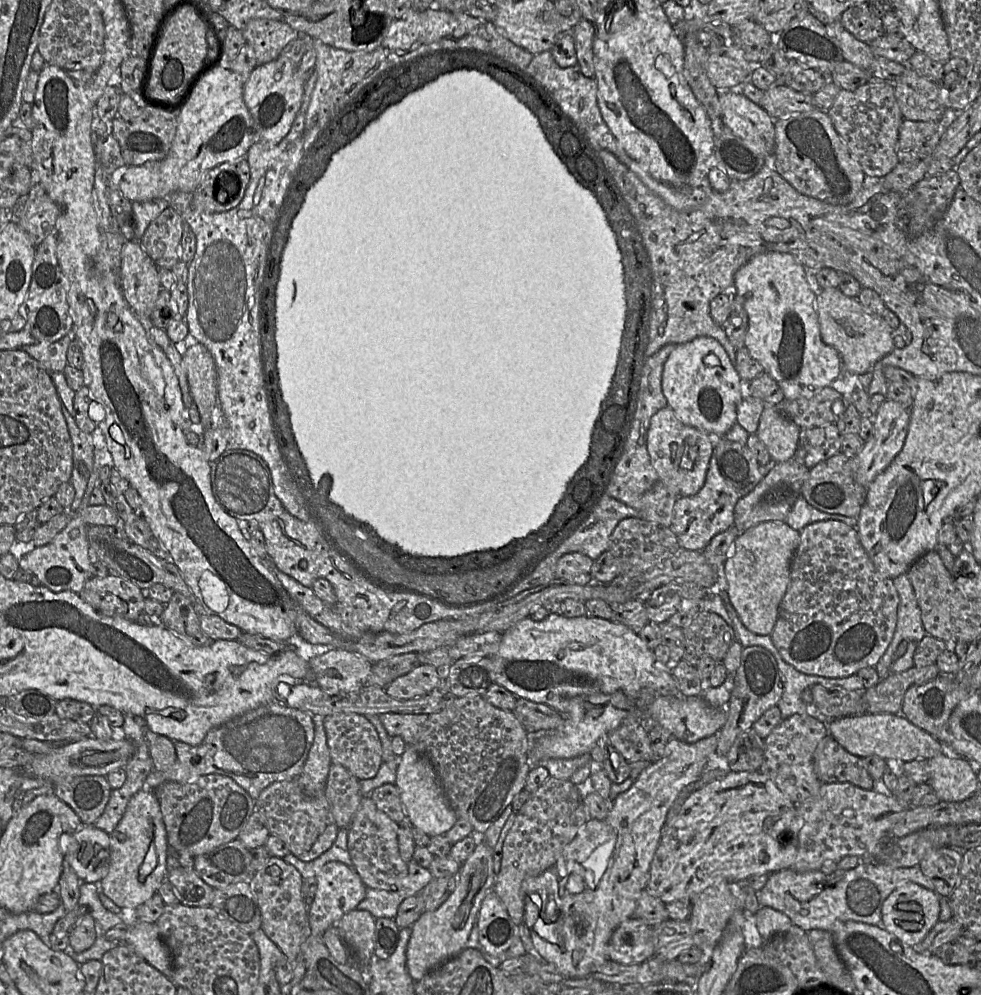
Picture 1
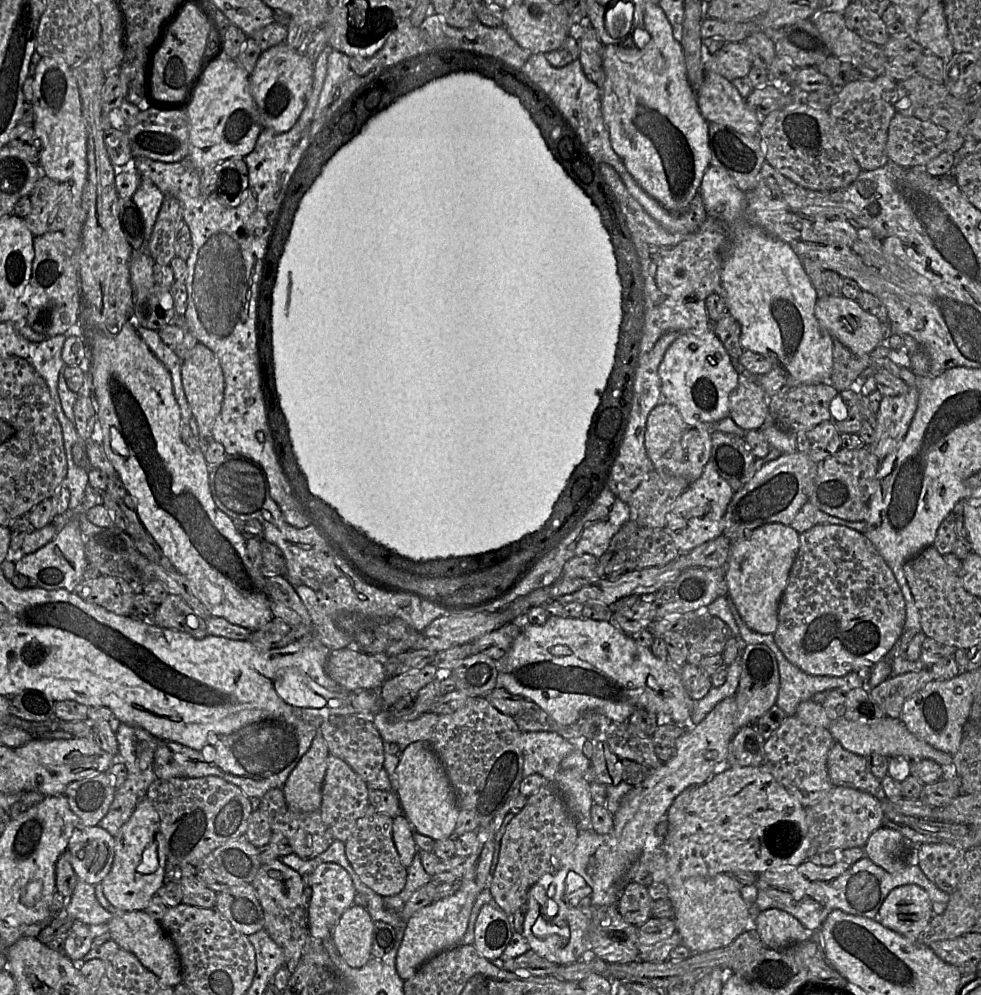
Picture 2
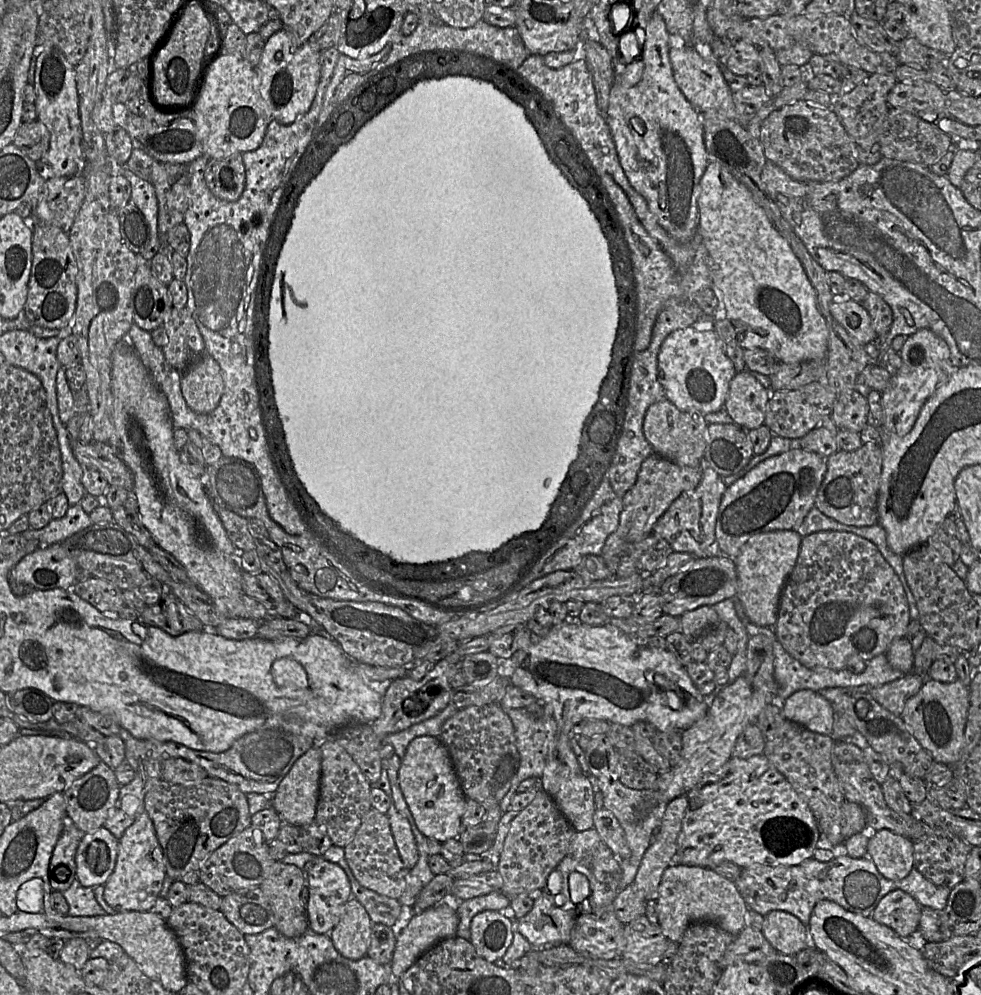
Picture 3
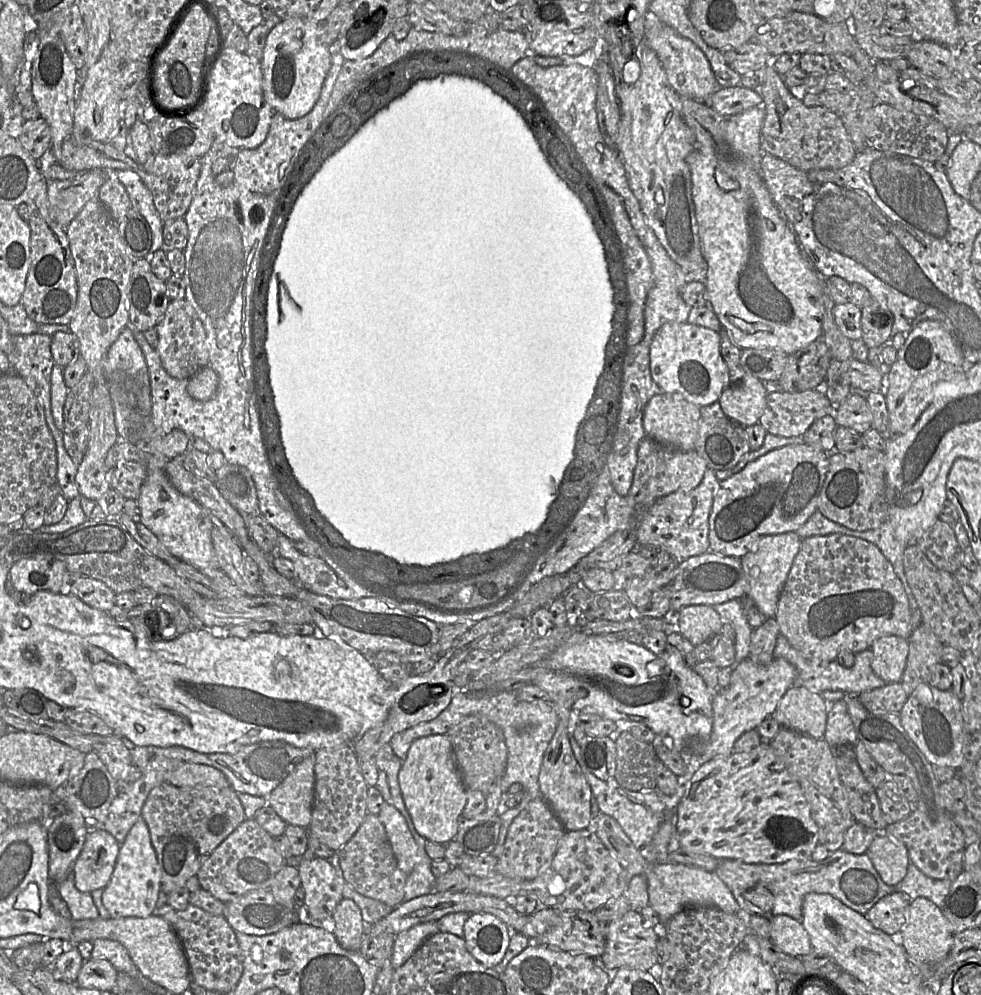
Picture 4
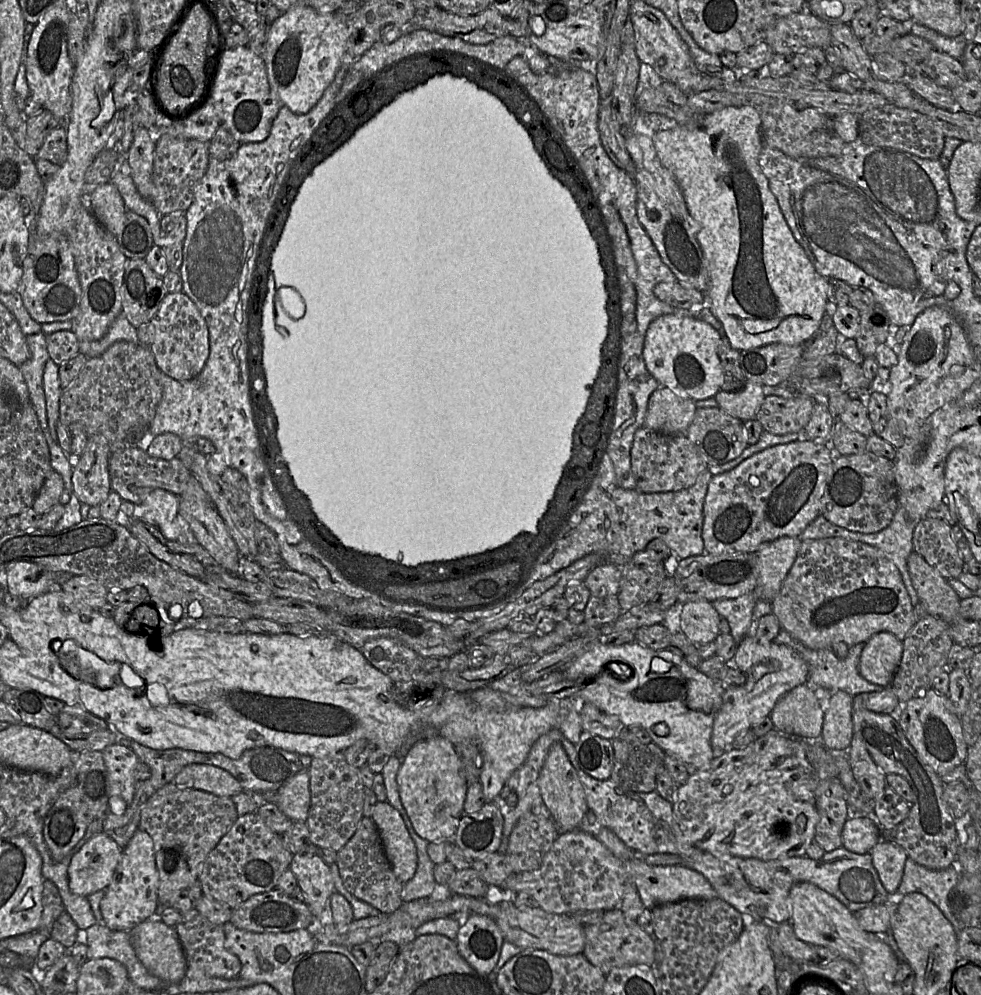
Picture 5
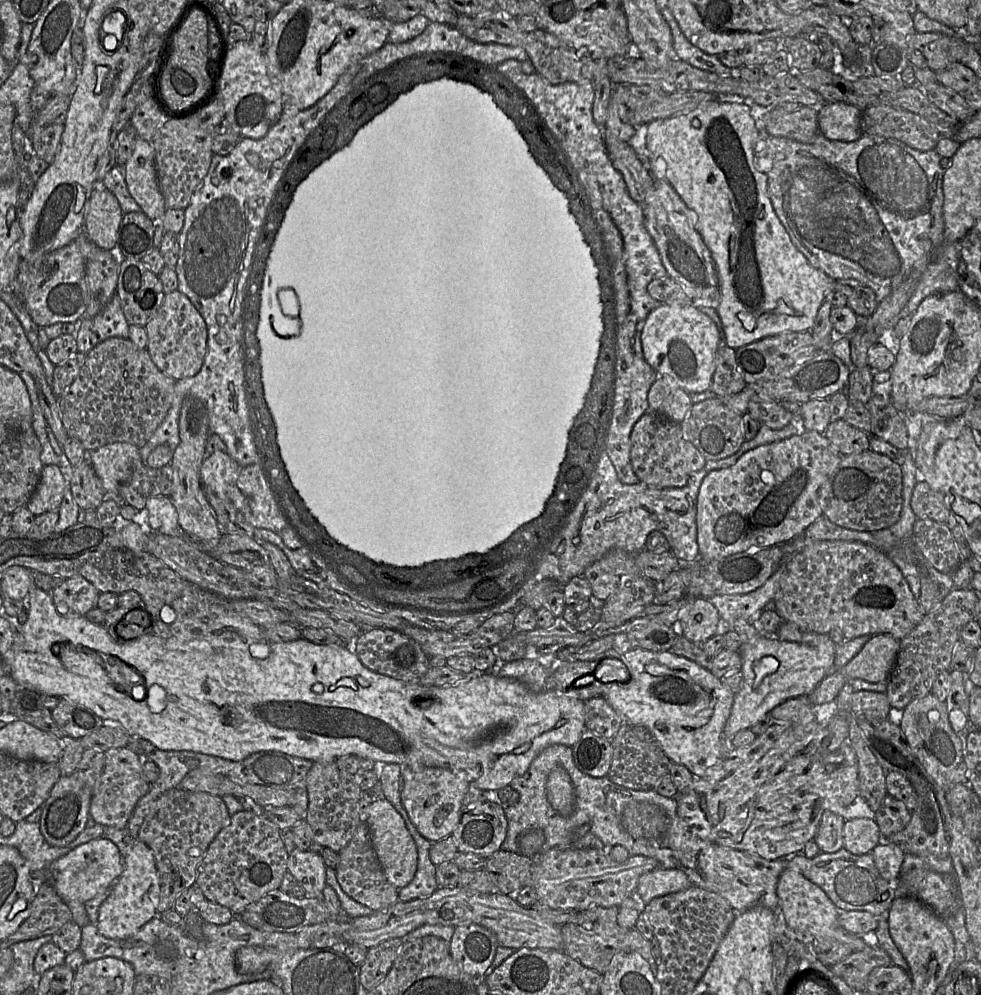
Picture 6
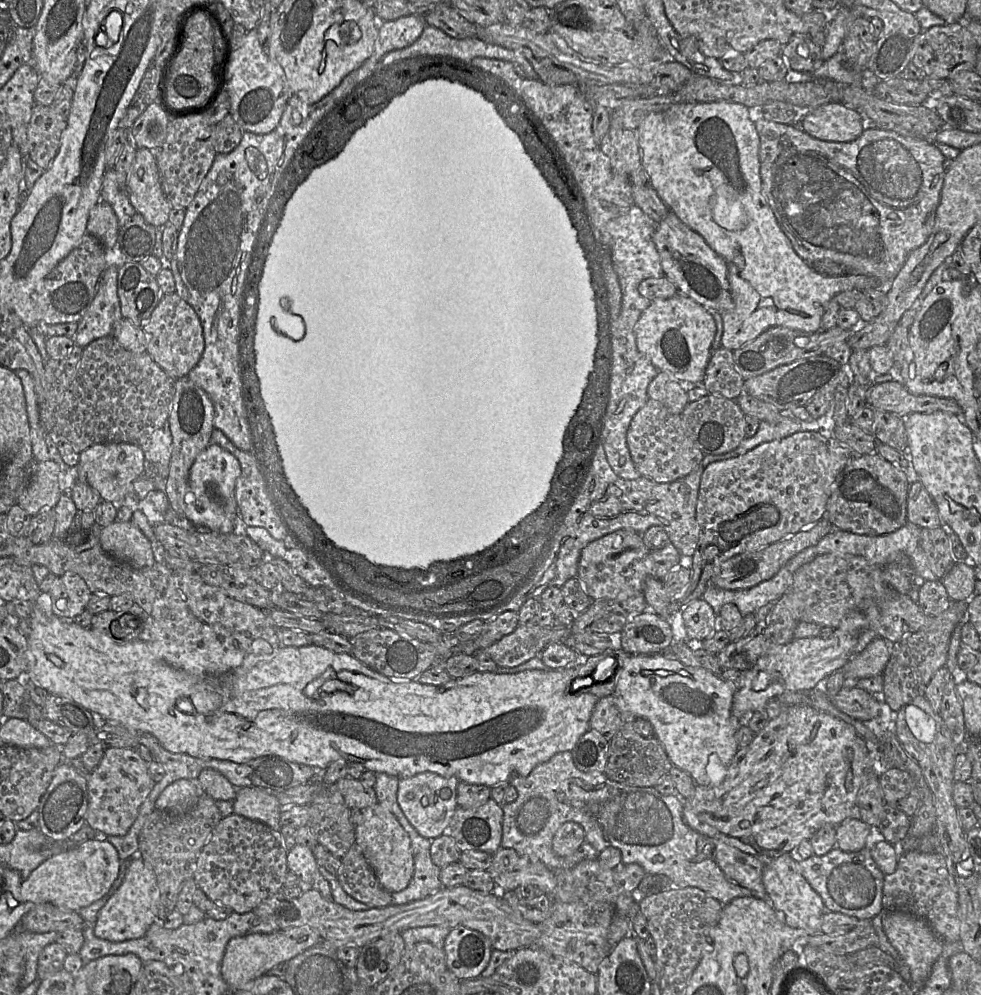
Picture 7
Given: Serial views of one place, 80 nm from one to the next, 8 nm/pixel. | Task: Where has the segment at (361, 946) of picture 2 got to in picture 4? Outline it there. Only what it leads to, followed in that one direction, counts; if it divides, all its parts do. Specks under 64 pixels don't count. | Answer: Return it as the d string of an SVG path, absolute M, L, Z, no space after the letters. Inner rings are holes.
M343 898L336 906L333 934L344 949L359 952L365 936L365 923L360 908L353 900Z

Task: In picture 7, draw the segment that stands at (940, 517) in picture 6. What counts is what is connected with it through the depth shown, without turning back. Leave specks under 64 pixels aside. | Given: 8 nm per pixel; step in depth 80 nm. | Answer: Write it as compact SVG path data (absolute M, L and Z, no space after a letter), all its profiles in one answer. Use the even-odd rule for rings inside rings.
M919 480L908 487L906 517L907 522L921 528L935 528L942 524L934 500Z

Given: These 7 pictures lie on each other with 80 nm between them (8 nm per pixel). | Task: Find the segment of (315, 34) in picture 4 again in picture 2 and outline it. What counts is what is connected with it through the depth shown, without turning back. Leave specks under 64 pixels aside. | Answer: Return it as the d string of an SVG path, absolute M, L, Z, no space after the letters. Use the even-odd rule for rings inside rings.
M285 42L262 52L249 76L250 92L263 128L277 133L290 130L299 119L313 83L314 63Z

